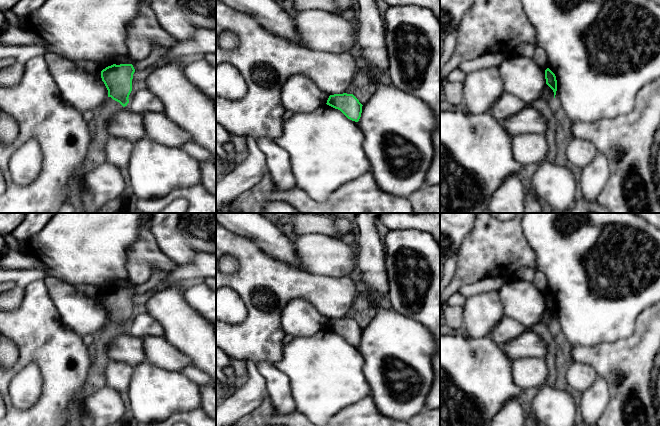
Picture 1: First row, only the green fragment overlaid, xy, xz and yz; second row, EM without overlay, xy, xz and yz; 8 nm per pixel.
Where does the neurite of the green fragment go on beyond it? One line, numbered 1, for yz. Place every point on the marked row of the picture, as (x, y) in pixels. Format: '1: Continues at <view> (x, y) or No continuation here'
1: No continuation here

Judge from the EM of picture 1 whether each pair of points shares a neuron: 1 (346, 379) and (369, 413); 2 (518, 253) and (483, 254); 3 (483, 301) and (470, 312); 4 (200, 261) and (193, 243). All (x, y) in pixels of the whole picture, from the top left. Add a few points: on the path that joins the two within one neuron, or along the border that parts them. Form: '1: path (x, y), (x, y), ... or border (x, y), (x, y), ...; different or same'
1: border (370, 394), (343, 410); different
2: path (509, 253), (492, 253); same
3: path (480, 304), (473, 311); same
4: border (205, 251), (198, 251), (191, 261), (179, 266); different

